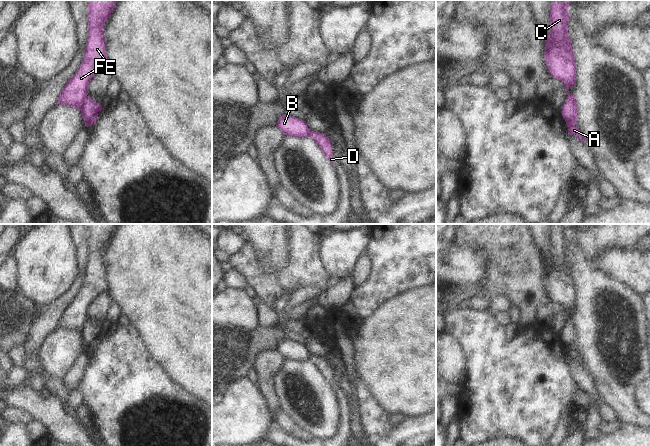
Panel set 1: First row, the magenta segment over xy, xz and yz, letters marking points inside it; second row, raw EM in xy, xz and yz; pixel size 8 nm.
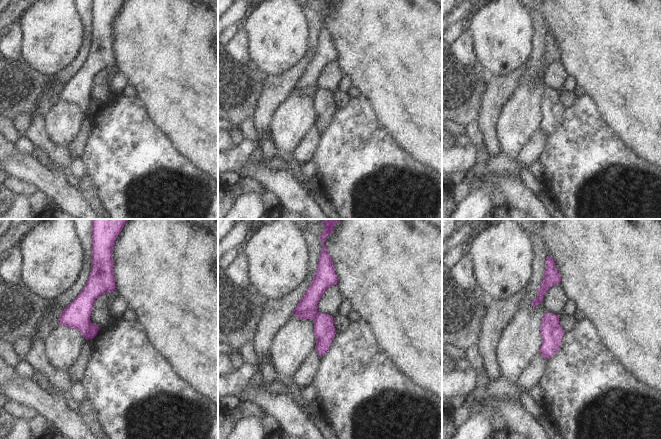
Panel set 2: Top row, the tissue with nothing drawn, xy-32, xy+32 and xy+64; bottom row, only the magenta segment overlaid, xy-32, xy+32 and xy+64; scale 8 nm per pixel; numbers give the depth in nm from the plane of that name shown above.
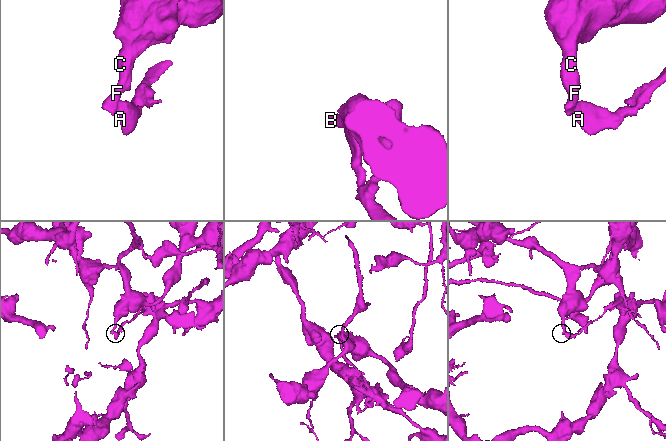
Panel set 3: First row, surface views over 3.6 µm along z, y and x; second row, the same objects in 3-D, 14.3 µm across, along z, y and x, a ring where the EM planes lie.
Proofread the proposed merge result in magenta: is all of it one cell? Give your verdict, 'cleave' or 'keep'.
cleave

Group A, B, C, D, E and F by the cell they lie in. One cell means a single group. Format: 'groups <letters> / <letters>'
groups A D / B C E F

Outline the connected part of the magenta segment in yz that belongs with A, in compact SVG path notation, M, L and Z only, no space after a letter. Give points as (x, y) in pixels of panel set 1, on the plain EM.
M569 317L566 321L561 337L568 351L568 357L576 360L580 365L583 366L585 362L581 359L579 351L575 347L577 343L577 329L575 320L573 318Z

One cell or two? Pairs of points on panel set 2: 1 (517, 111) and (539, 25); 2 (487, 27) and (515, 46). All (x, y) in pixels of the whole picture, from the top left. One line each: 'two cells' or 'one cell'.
1: one cell
2: one cell

